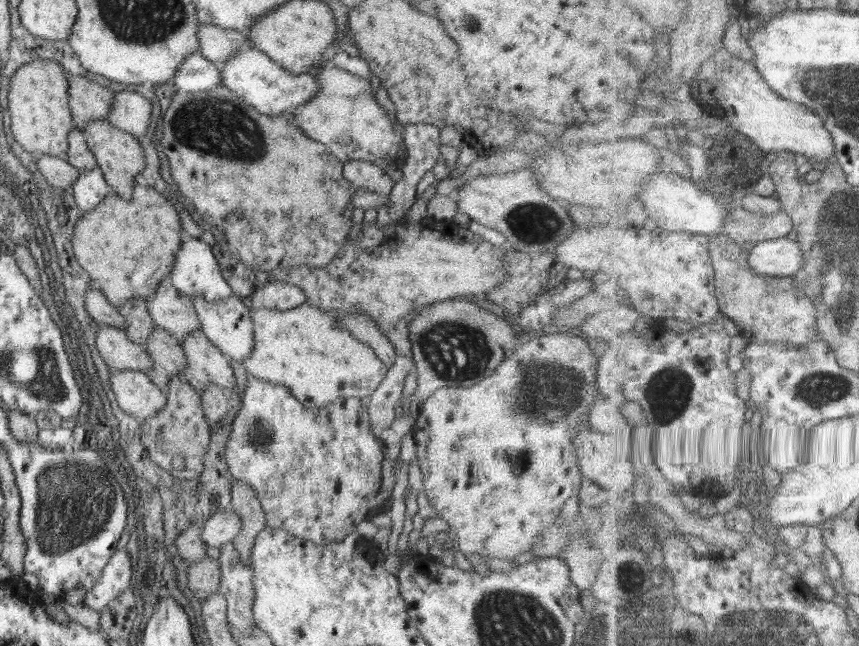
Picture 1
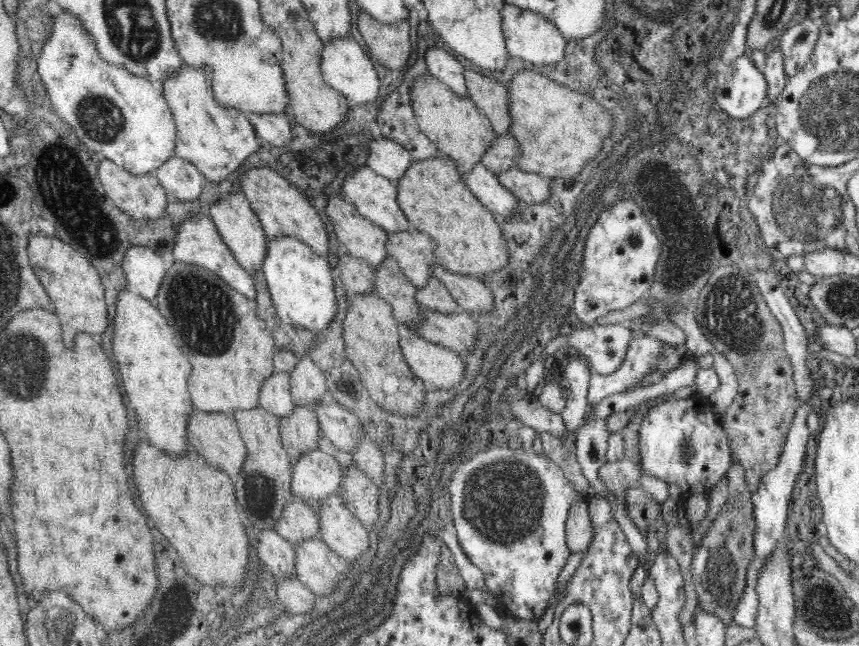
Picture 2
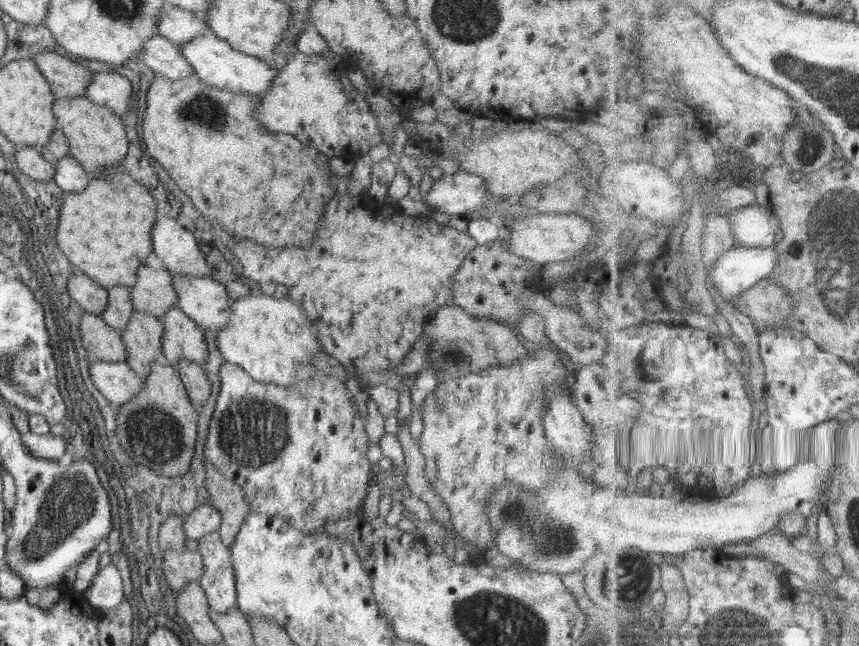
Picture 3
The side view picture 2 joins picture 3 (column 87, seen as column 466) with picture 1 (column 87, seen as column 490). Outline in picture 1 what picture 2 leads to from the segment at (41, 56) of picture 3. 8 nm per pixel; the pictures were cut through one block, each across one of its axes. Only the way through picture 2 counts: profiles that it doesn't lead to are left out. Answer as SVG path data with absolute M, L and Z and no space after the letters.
M68 73L67 79L69 80L68 106L72 110L74 128L80 131L86 128L89 120L106 119L110 113L110 109L112 109L112 105L114 105L116 91L112 91L112 89L109 89L107 83L91 75L73 76Z

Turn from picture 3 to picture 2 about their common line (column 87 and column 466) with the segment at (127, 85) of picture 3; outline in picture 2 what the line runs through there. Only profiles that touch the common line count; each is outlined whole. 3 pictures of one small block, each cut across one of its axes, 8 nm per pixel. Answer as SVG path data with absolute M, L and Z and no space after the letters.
M430 47L424 54L424 60L427 64L427 70L444 83L452 92L468 98L467 86L464 78L465 68L462 64L445 50L445 47Z

